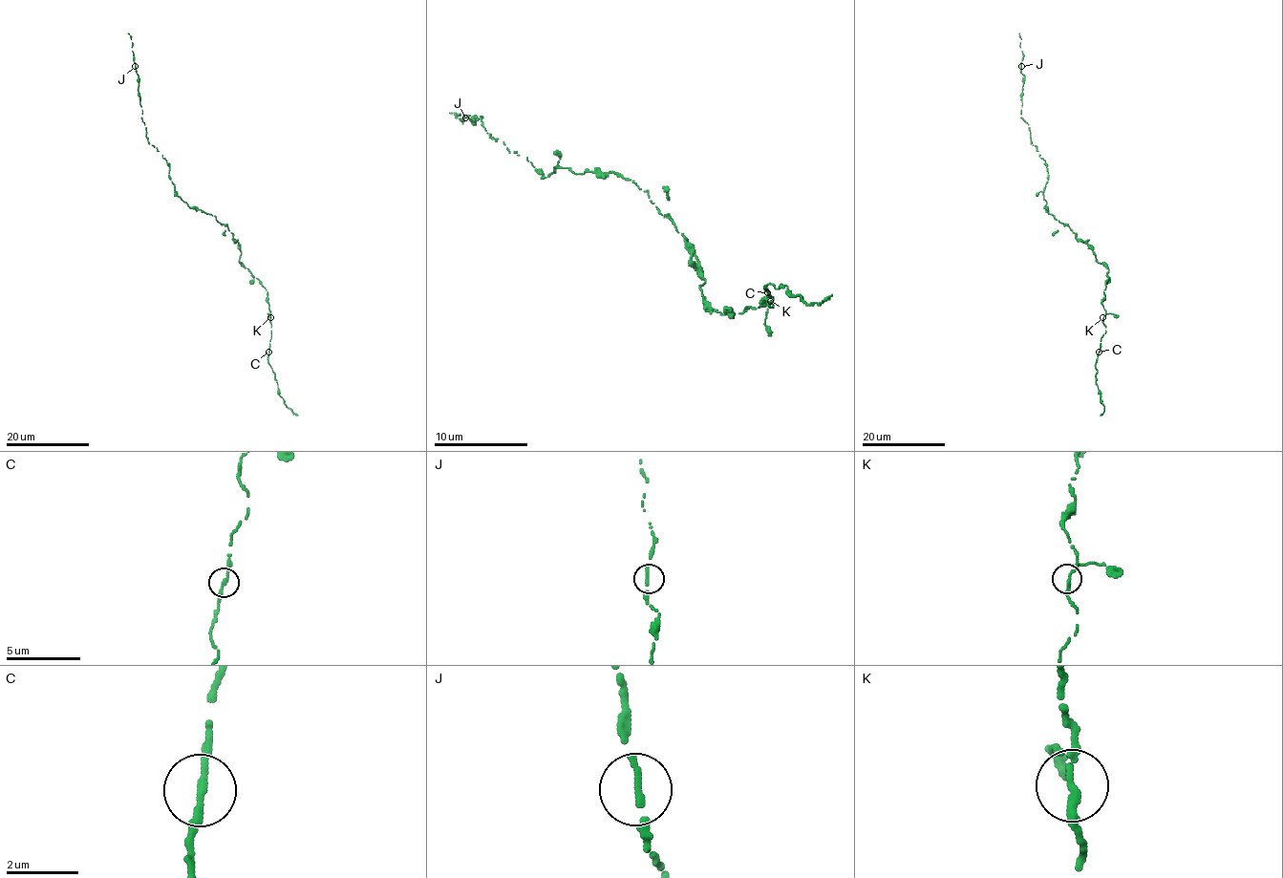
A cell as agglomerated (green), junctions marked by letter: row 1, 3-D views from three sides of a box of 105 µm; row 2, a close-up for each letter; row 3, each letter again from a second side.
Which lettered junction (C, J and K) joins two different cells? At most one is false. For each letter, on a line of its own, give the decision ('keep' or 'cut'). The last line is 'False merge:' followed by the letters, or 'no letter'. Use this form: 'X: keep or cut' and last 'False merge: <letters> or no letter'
C: keep
J: keep
K: keep
False merge: no letter

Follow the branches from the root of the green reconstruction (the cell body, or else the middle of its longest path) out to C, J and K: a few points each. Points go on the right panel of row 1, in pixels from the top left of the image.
C: (1062, 223), (1109, 269), (1101, 302), (1105, 311), (1102, 322), (1105, 332), (1101, 338), (1099, 351)
J: (1062, 223), (1045, 210), (1046, 163), (1031, 144), (1030, 129), (1020, 117), (1025, 76), (1021, 66)
K: (1062, 223), (1109, 269), (1101, 302), (1105, 311), (1102, 317)

